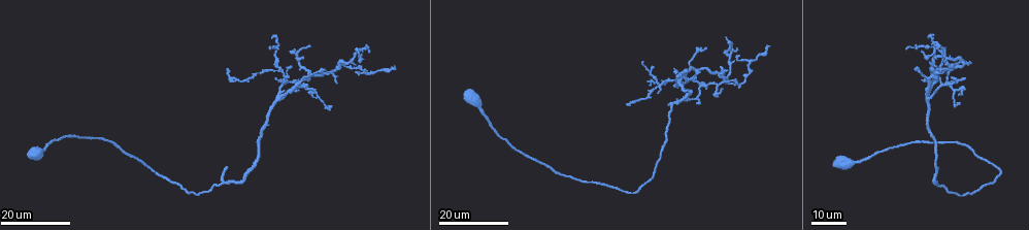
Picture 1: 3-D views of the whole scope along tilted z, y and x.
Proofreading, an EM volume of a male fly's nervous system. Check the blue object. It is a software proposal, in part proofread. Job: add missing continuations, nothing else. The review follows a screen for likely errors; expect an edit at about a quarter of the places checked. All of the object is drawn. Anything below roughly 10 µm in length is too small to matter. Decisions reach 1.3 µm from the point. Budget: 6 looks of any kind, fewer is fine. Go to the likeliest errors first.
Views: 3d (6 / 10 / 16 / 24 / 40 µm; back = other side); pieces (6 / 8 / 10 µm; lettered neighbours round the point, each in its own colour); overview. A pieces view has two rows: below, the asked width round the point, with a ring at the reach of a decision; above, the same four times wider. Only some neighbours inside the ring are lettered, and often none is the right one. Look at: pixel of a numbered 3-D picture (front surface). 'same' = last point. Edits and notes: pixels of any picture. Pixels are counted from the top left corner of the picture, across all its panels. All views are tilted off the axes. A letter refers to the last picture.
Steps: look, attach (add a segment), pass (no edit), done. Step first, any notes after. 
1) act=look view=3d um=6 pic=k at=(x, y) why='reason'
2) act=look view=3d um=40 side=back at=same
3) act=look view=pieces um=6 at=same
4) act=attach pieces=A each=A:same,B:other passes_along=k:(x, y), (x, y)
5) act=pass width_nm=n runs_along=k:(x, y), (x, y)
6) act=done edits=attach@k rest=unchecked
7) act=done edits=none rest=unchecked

act=look view=3d um=16 pic=1 at=(225, 169) why='an open end'

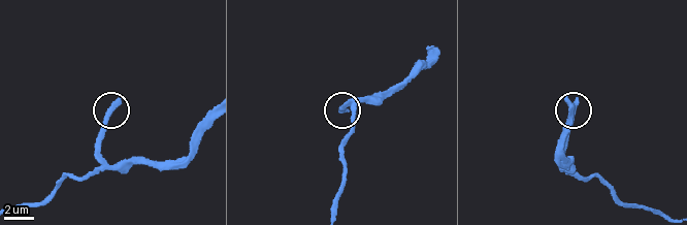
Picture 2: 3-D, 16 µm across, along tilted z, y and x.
act=look view=3d um=6 pic=2 at=(116, 101) why='zoom in'

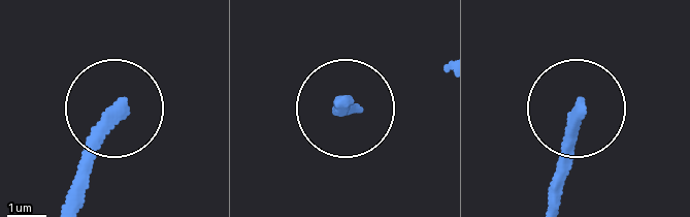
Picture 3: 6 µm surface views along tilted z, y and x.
act=look view=pieces um=6 pic=3 at=(119, 108)

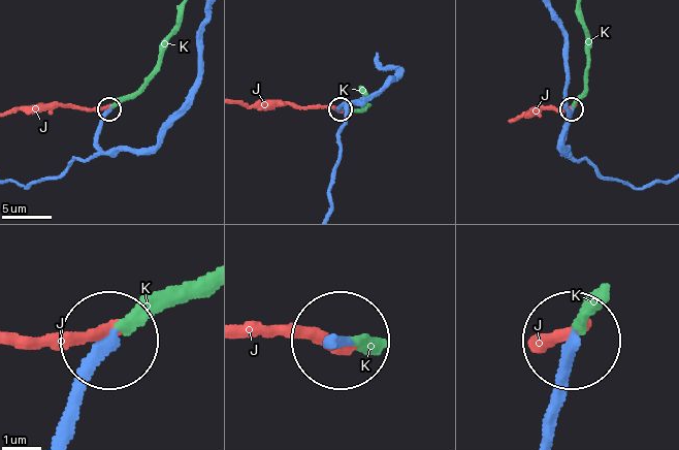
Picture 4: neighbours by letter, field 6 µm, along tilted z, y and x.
act=attach pieces=K width_nm=290 each=J:other,K:same found='it goes on there'

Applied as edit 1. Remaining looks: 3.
act=look view=3d um=24 pic=1 at=(309, 45) why='an open end'

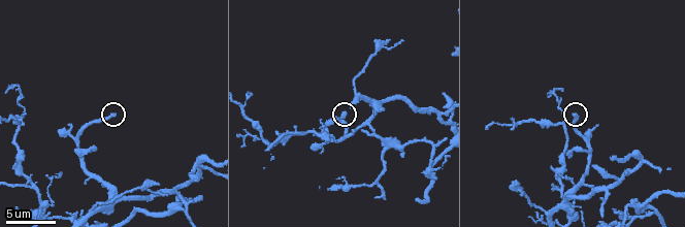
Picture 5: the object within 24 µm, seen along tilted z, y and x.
act=look view=pieces um=10 pic=5 at=(343, 113)

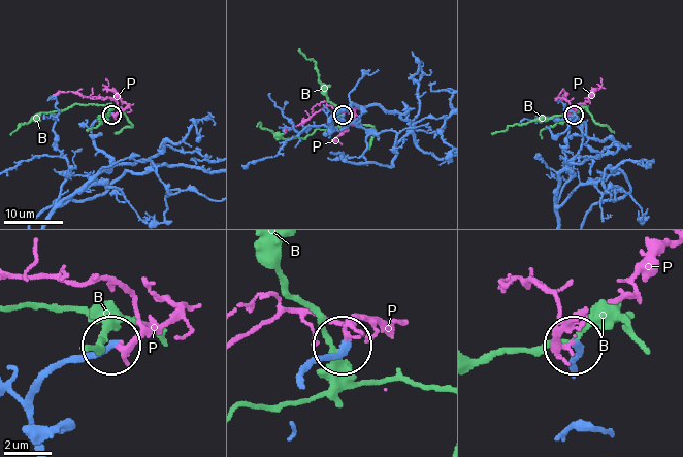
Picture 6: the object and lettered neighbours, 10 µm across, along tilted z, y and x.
act=pass each=B:other,P:other found='none of them fits'

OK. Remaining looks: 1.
act=look view=pieces um=10 pic=5 at=(199, 168) why='free end'

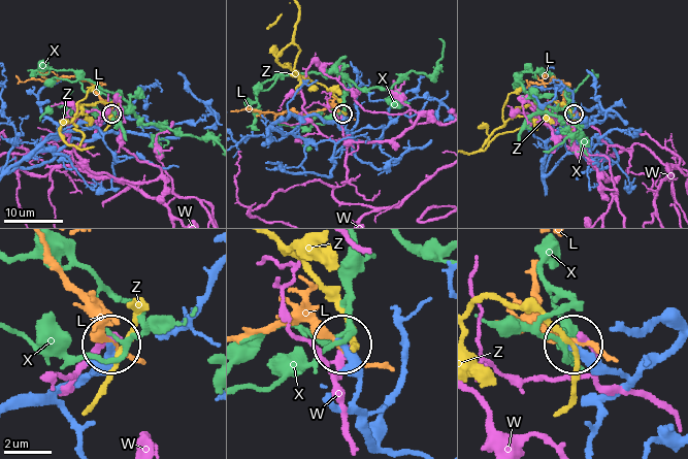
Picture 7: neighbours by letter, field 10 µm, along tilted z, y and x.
act=pass each=L:other,W:other,X:other,Z:other found='none of them fits'

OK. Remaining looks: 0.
act=done edits=attach@4 rest=unchecked

